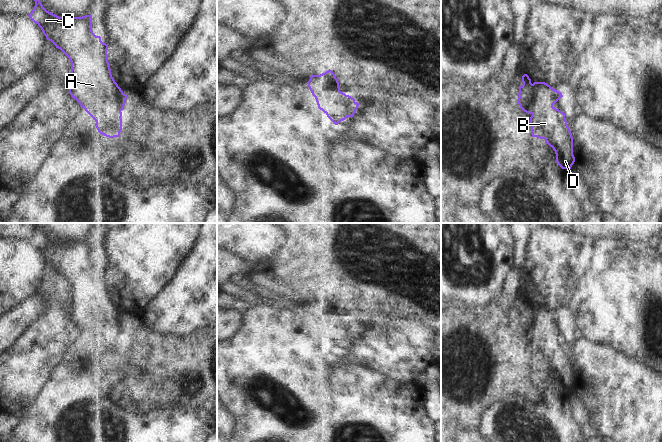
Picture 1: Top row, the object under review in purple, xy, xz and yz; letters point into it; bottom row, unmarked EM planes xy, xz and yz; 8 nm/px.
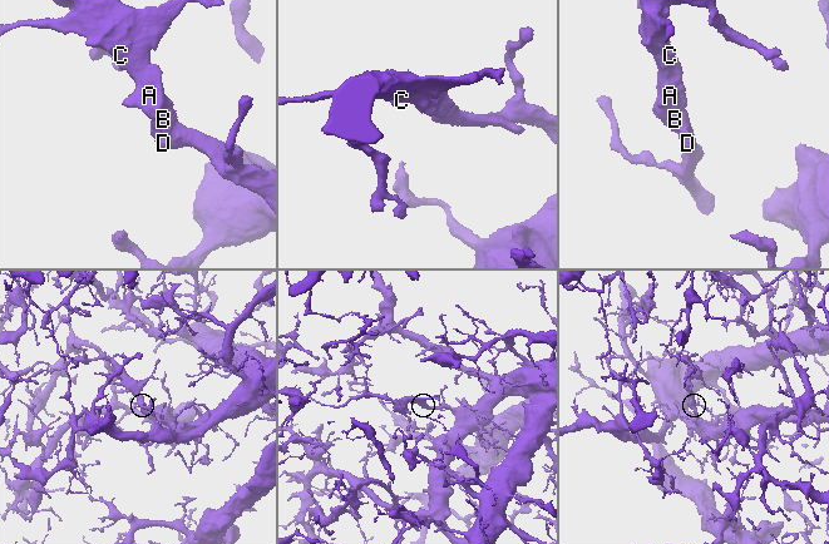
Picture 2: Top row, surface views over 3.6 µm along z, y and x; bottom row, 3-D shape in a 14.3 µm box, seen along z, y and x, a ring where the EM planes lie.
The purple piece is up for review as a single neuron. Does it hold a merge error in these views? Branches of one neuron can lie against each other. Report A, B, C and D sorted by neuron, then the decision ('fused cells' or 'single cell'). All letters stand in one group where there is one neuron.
A B C D | single cell

